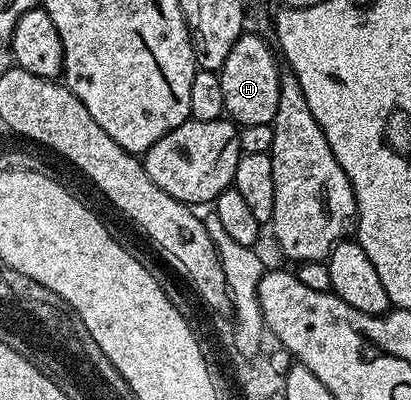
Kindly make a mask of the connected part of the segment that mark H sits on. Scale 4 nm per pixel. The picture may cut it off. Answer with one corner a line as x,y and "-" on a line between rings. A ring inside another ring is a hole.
258,34
239,36
236,46
232,46
232,54
228,54
220,69
225,115
238,126
273,125
276,118
276,102
280,100
280,60
275,49
270,49
262,40
265,39

